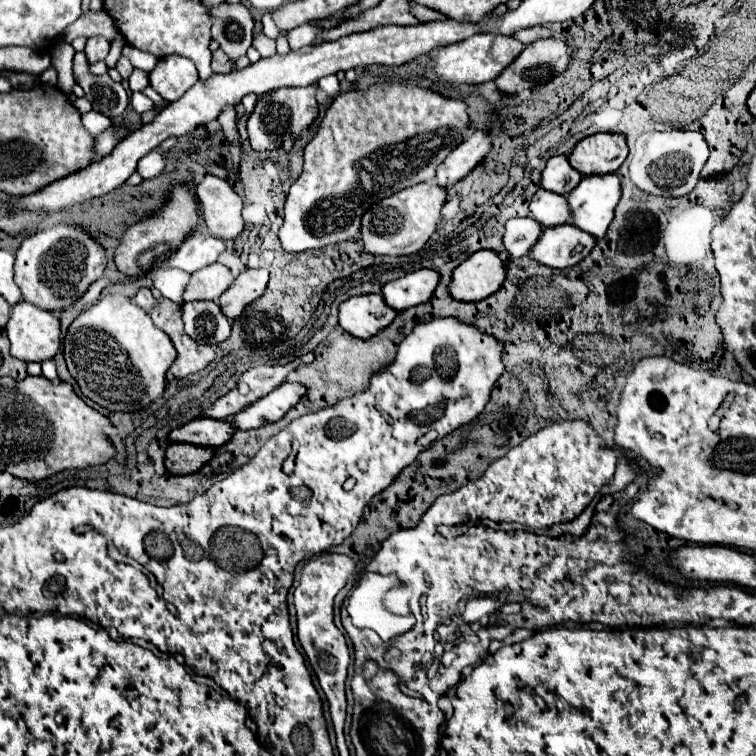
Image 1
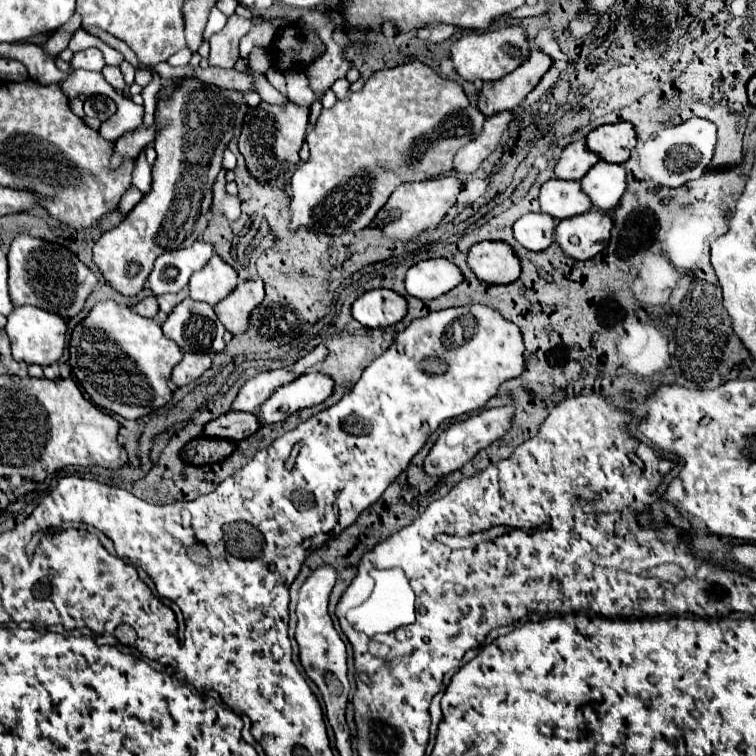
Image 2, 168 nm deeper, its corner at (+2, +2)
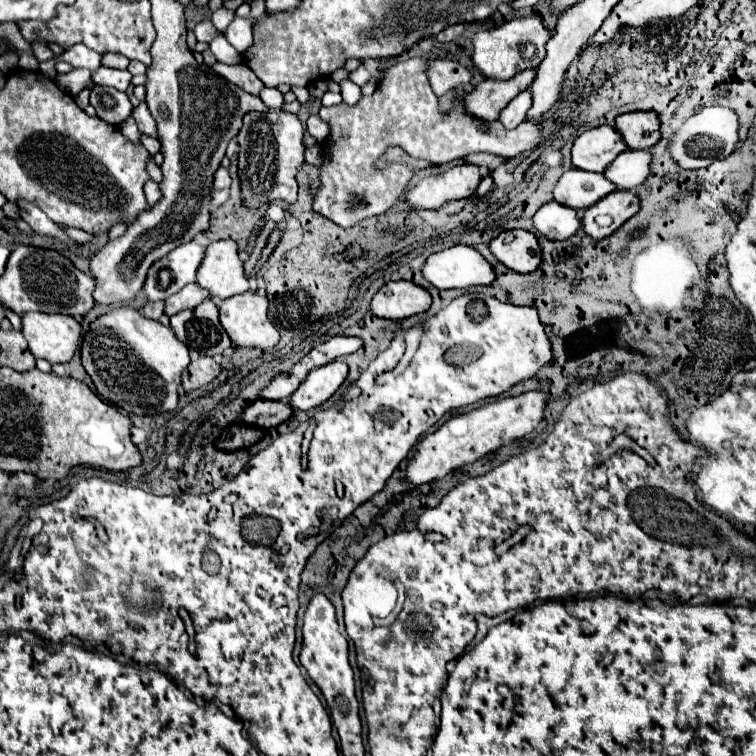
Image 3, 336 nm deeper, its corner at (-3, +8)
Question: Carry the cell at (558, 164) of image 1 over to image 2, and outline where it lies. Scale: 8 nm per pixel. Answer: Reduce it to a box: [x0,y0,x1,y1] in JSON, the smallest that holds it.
[556,138,600,180]

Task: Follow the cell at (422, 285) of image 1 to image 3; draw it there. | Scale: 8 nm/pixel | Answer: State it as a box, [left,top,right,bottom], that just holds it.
[421,244,495,290]

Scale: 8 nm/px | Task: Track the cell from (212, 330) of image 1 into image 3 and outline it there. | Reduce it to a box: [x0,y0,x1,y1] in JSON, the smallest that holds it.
[171,300,231,356]

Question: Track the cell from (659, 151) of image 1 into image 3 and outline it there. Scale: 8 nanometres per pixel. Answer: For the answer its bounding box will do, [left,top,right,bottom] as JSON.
[667,106,739,170]

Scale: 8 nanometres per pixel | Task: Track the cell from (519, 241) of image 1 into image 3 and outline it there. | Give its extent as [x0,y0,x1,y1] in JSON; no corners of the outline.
[533,200,581,240]

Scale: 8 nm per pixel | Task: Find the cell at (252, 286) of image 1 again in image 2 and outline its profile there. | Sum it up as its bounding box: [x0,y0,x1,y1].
[214,278,264,334]

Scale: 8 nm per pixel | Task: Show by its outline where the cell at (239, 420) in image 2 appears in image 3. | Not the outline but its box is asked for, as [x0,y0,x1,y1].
[241,400,293,430]

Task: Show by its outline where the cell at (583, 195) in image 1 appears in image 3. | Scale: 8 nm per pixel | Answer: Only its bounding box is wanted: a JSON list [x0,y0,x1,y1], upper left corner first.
[603,150,649,190]

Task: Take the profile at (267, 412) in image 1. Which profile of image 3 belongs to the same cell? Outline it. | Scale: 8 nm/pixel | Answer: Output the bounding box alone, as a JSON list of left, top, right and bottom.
[289,360,347,410]

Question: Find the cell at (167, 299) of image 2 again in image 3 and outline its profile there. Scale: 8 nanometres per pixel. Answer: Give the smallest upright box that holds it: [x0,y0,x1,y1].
[165,284,209,316]

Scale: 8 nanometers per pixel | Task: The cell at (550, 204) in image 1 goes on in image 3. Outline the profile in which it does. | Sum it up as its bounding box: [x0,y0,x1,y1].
[553,168,615,210]

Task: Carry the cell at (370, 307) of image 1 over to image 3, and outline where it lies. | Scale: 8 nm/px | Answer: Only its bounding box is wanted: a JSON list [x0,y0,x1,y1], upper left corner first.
[371,282,431,320]

